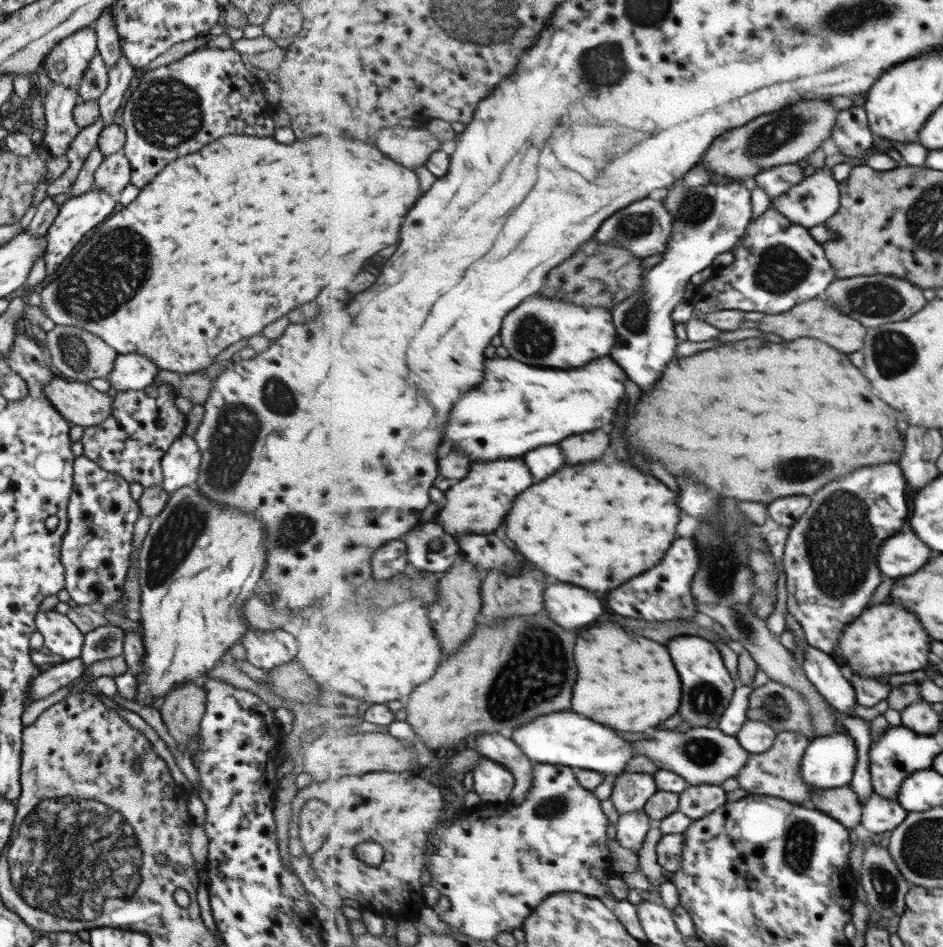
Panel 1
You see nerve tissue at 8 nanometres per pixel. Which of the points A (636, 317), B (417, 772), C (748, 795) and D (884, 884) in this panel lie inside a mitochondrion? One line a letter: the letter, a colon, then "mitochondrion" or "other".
A: mitochondrion
B: other
C: other
D: mitochondrion

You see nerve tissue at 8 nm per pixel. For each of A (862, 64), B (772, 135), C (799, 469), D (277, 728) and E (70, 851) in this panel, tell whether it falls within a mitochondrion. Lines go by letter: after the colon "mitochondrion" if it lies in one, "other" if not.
A: other
B: mitochondrion
C: mitochondrion
D: other
E: mitochondrion

